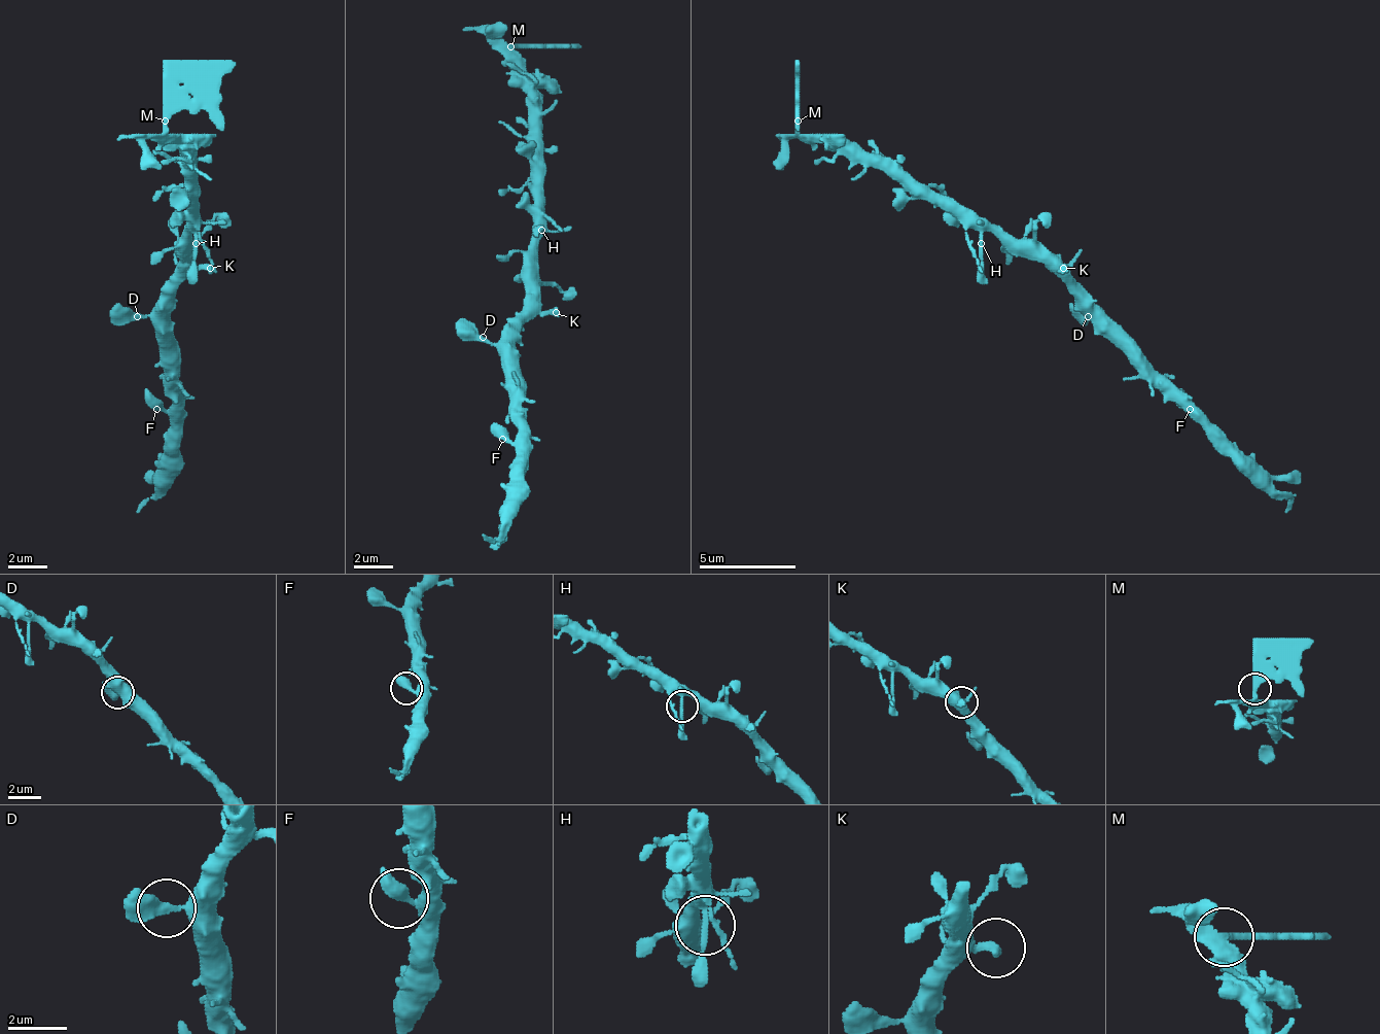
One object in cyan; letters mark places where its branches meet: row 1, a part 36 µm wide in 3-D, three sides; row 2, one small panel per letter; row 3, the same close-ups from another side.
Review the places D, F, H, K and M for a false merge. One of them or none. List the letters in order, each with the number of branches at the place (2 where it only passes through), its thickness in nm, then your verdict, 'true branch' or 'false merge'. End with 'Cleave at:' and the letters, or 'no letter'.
D: 2 branches meet; 400 nm thick; true branch
F: 2 branches meet; 380 nm thick; true branch
H: 2 branches meet; 220 nm thick; true branch
K: 1 branches meet; 340 nm thick; true branch
M: 2 branches meet; 320 nm thick; false merge
Cleave at: M

